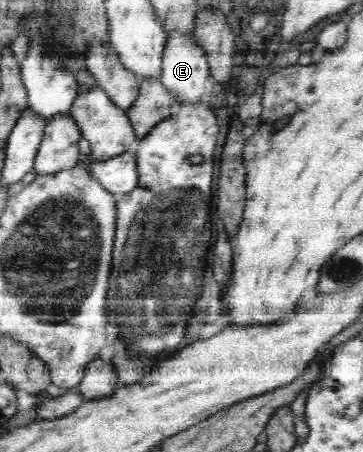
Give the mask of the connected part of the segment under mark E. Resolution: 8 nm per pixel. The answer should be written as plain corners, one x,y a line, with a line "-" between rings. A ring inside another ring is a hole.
176,30
166,33
161,66
162,86
170,90
171,95
174,95
177,101
182,101
182,98
188,98
189,101
198,101
198,98
204,95
204,83
207,82
206,79
210,74
209,63
206,59
206,52
202,50
201,45
198,45
198,39
194,36
193,31
184,33

